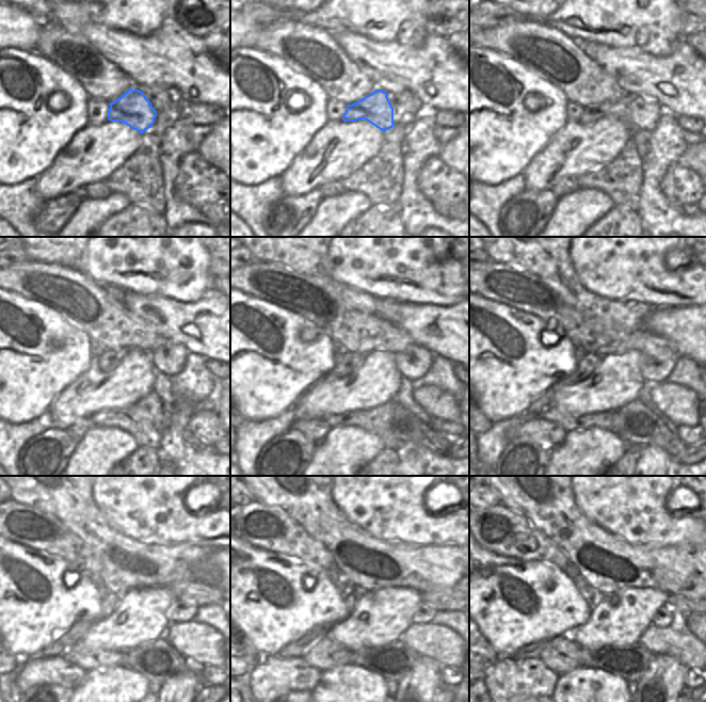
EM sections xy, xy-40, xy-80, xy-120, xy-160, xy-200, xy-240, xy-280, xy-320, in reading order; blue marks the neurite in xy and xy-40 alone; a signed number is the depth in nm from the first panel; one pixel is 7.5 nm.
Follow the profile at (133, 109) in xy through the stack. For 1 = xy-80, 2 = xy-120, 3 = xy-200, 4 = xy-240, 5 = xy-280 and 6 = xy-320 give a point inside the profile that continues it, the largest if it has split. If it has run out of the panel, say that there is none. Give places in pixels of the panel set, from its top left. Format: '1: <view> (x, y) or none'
1: xy-80 (620, 109)
2: xy-120 (109, 361)
3: xy-200 (588, 364)
4: xy-240 (74, 636)
5: xy-280 (297, 649)
6: xy-320 (532, 651)

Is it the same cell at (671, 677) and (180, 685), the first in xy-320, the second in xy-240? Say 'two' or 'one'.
one

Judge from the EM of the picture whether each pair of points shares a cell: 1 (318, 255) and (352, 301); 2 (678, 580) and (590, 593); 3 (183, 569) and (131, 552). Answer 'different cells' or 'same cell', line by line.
1: same cell
2: different cells
3: same cell

